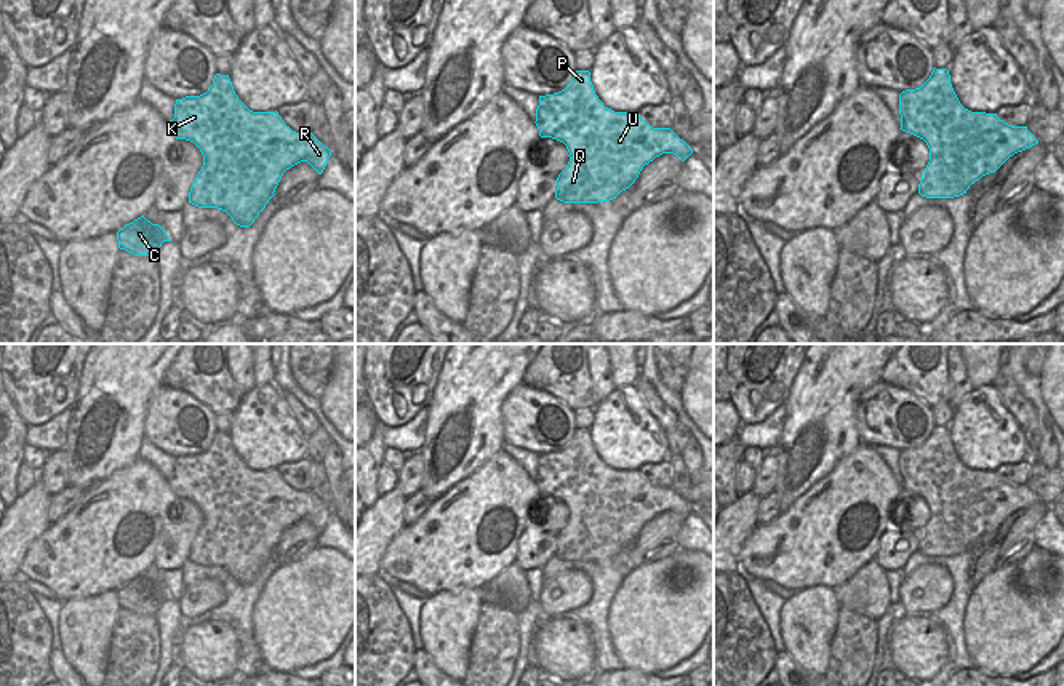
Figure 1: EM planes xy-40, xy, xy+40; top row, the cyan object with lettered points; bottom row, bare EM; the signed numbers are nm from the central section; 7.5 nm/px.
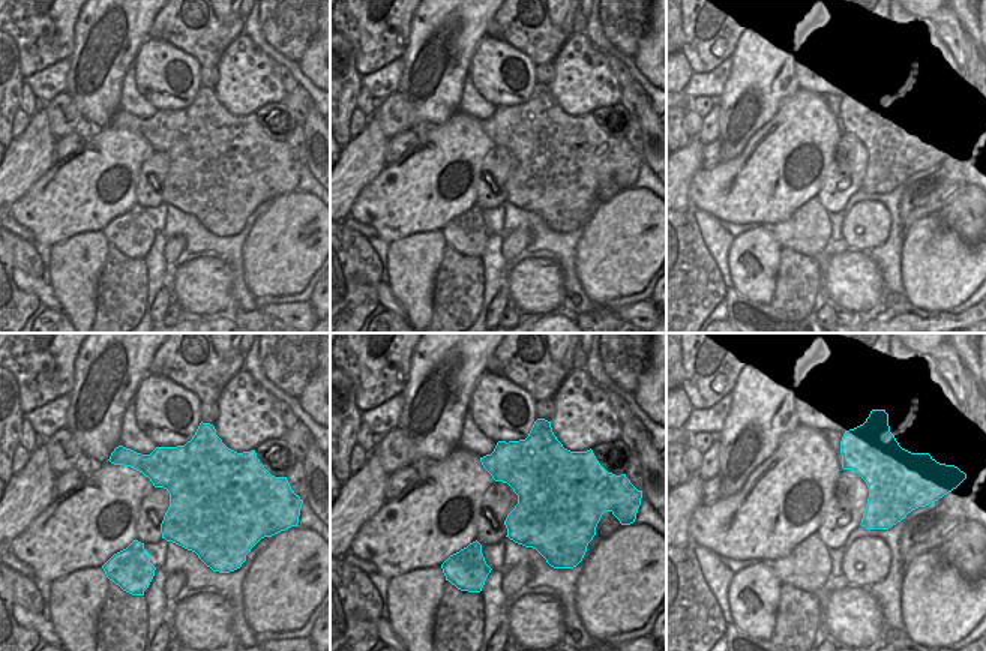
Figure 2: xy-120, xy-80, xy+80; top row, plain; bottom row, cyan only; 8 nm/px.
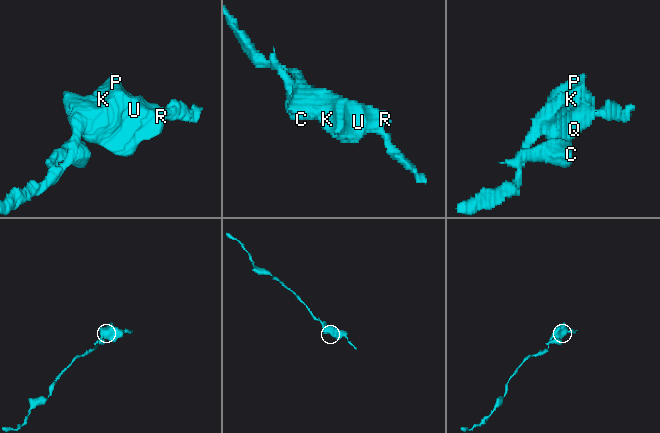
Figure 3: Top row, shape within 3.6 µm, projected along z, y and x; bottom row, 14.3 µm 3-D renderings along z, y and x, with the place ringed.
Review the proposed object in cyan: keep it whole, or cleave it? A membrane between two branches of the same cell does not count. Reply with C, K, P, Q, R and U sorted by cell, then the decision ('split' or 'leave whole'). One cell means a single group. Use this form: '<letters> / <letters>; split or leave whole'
C / K P Q R U; split

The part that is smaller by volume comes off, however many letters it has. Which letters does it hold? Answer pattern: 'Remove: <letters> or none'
Remove: C

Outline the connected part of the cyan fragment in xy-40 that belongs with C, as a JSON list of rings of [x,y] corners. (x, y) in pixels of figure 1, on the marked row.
[[[144,216],[126,224],[117,232],[118,248],[134,256],[155,257],[163,241],[171,241],[165,229],[152,224]]]

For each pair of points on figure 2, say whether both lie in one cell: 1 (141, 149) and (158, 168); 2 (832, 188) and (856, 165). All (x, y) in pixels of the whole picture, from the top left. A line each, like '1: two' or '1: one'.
1: two
2: one

